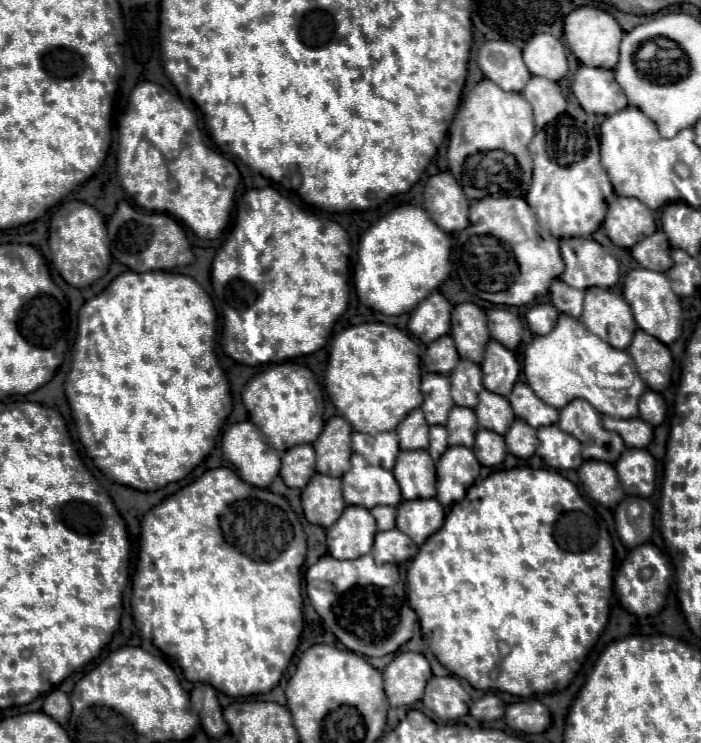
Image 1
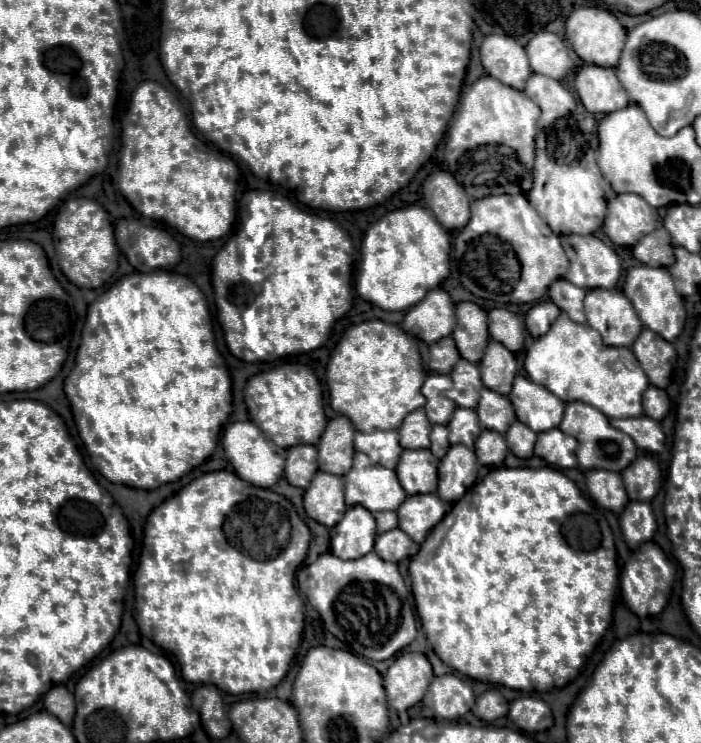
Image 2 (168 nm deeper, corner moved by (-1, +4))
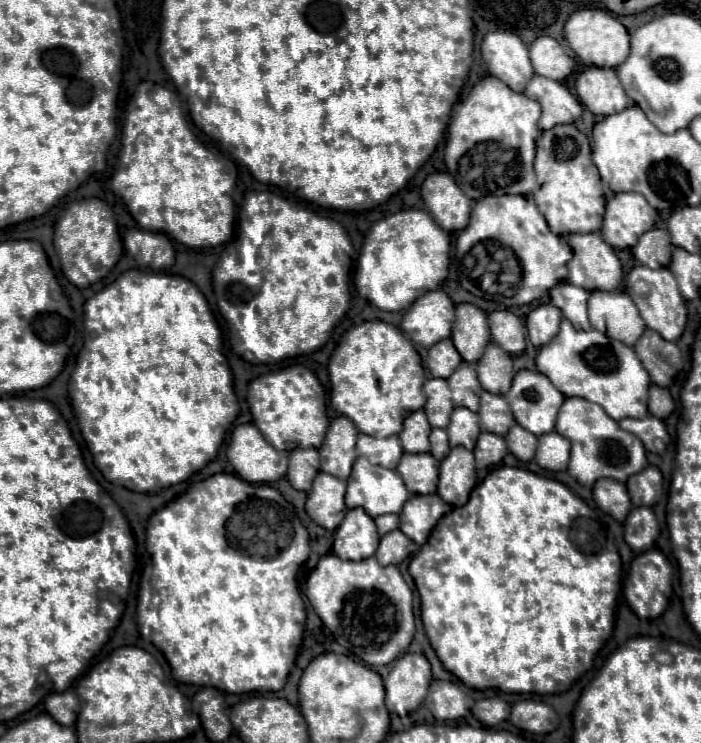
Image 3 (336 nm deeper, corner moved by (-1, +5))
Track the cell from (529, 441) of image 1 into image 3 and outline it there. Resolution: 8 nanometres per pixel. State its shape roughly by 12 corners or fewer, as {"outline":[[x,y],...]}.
{"outline":[[514,424],[508,450],[522,462],[534,458],[538,438]]}

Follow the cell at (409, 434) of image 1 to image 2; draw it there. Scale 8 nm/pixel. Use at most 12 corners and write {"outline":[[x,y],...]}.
{"outline":[[416,409],[398,429],[404,449],[430,447],[432,423]]}

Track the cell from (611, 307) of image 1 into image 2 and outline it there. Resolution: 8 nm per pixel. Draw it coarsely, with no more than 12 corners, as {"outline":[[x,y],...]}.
{"outline":[[590,289],[588,325],[606,345],[632,347],[642,331],[618,289]]}

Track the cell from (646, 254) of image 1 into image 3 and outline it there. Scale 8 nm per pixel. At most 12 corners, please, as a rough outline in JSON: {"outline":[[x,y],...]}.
{"outline":[[648,230],[634,256],[648,268],[670,264],[672,242],[666,230]]}

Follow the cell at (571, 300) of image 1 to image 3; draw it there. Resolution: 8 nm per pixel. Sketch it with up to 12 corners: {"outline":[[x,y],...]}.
{"outline":[[570,282],[550,290],[552,304],[576,330],[590,330],[590,292]]}

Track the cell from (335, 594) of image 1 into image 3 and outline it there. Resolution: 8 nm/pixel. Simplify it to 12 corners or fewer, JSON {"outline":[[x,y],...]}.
{"outline":[[322,556],[306,598],[370,666],[416,632],[396,566]]}

